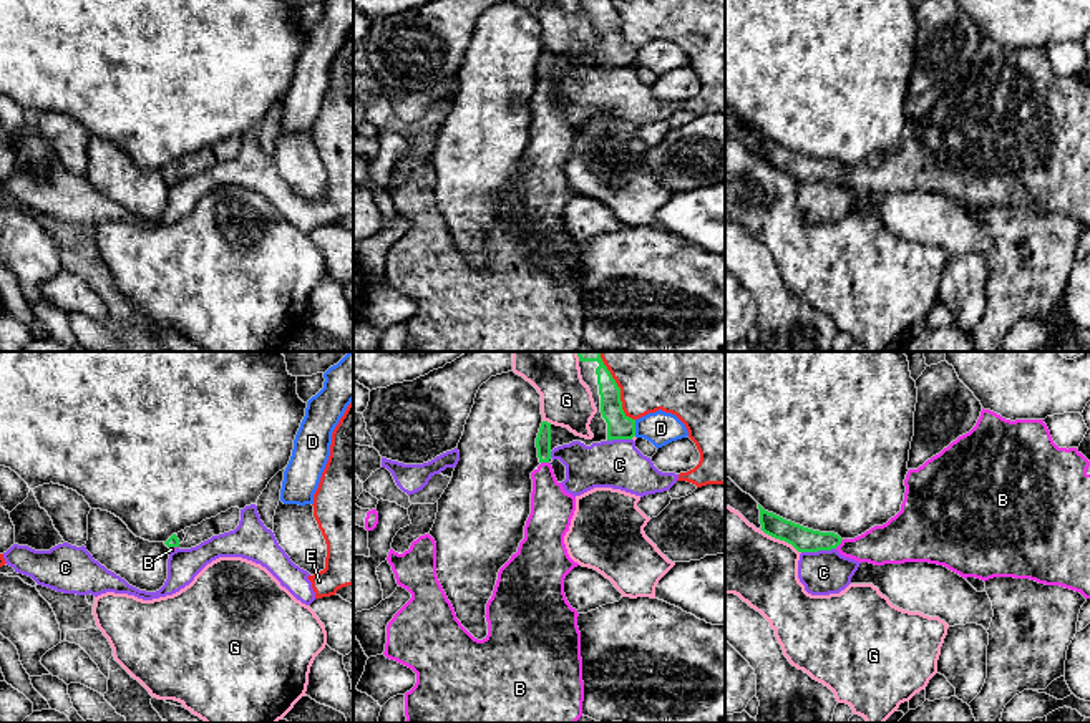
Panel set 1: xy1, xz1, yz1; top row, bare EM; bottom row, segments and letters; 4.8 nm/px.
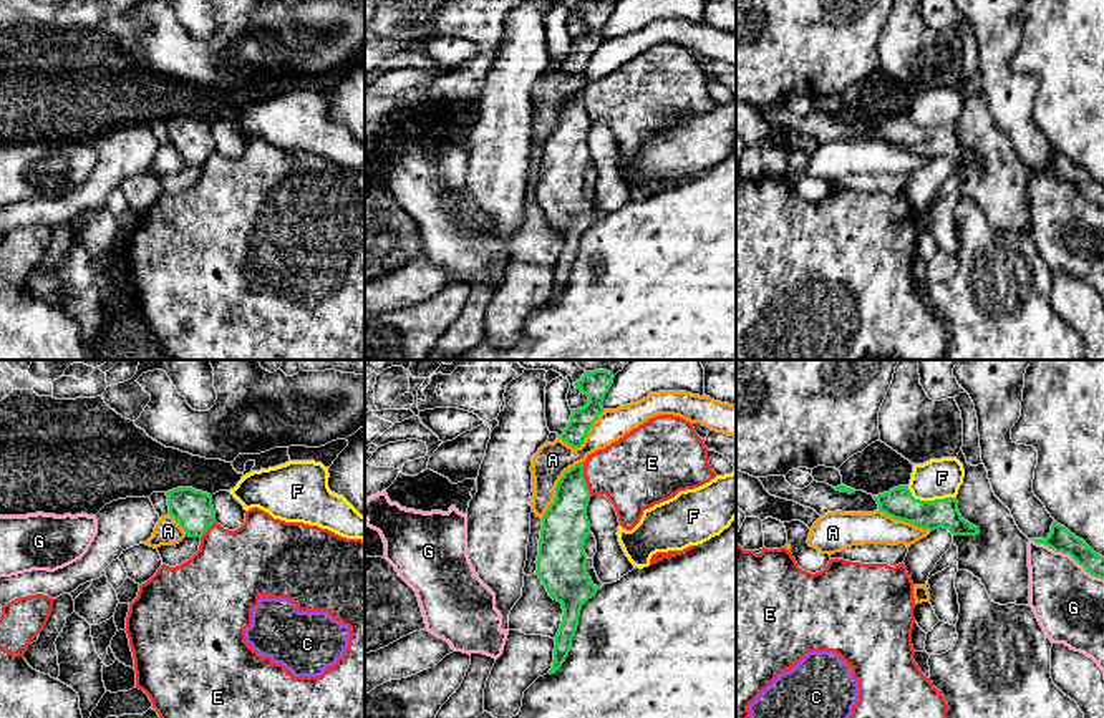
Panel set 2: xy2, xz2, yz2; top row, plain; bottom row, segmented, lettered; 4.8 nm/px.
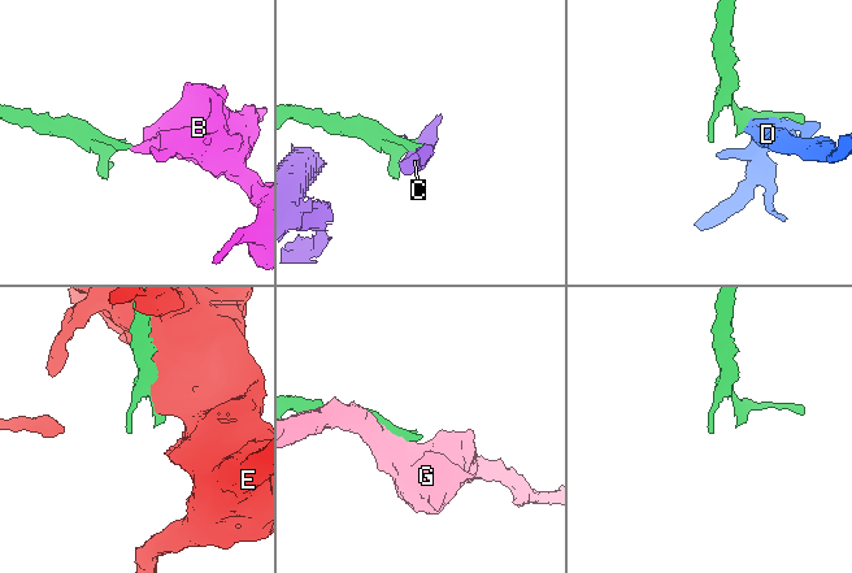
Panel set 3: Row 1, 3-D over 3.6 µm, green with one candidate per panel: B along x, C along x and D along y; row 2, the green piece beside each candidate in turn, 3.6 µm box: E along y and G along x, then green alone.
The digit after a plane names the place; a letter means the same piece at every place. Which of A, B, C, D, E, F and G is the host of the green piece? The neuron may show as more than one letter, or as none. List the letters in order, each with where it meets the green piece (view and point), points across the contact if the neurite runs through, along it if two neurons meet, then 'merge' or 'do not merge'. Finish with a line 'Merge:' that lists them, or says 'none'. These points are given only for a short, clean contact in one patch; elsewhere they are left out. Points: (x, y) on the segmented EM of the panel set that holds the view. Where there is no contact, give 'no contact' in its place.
A: contact xz2 (557, 486); do not merge
B: contact yz1 (838, 544); way yz1 (803, 539), (838, 544), (880, 546), (890, 543); merge
C: contact yz1 (818, 549); do not merge
D: contact xz1 (634, 428); do not merge
E: contact xz1 (617, 387); do not merge
F: contact yz2 (930, 501); border yz2 (907, 486), (920, 499), (955, 496); do not merge
G: contact yz2 (1066, 553); do not merge
Merge: B

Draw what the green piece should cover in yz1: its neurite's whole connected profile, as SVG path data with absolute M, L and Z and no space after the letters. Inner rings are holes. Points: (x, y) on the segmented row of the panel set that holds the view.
M984 410L976 426L904 479L901 511L854 539L820 532L760 504L762 531L798 552L836 549L874 565L929 562L961 577L1030 579L1090 599L1090 461L1077 448L1058 448L1044 420L1005 420Z

